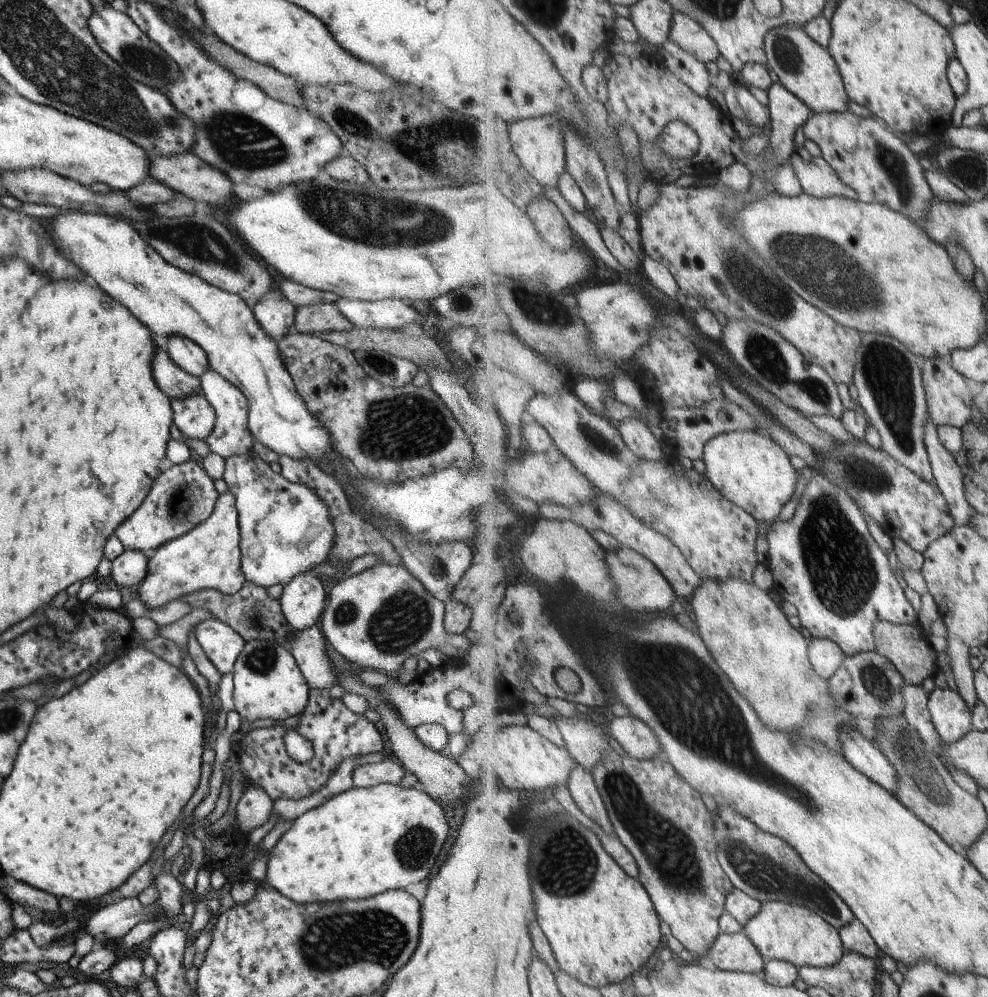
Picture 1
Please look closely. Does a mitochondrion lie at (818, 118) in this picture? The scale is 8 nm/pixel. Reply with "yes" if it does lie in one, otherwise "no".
no

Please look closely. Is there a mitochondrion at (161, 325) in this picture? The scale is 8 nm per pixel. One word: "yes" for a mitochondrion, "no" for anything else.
no

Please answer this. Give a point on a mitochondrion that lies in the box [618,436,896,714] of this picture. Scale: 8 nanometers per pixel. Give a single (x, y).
(837, 563)

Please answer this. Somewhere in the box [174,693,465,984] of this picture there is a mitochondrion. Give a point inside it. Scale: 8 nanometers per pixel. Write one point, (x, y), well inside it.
(334, 941)

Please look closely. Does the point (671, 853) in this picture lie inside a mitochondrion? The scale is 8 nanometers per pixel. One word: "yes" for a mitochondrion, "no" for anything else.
yes

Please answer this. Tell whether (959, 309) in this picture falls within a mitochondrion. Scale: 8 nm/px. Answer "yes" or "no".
no

